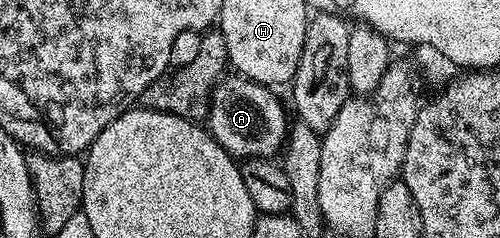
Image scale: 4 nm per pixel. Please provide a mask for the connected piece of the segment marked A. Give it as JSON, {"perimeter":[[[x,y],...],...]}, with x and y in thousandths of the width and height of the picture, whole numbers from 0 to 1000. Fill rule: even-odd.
{"perimeter":[[[480,319],[444,324],[426,378],[426,403],[418,420],[418,487],[414,542],[426,567],[426,584],[446,626],[464,647],[468,668],[488,672],[492,664],[546,664],[564,643],[570,584],[578,559],[582,500],[570,483],[570,445],[552,412],[548,382],[536,361],[506,345],[498,328]]]}

